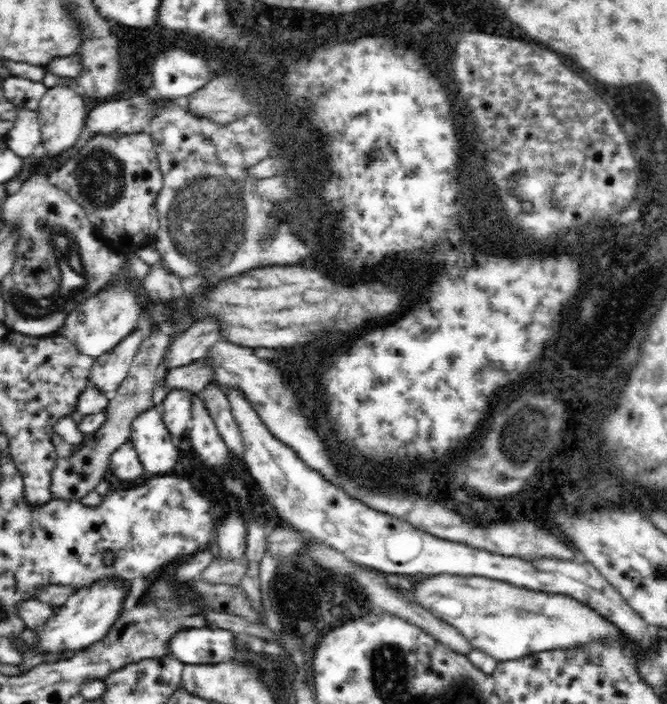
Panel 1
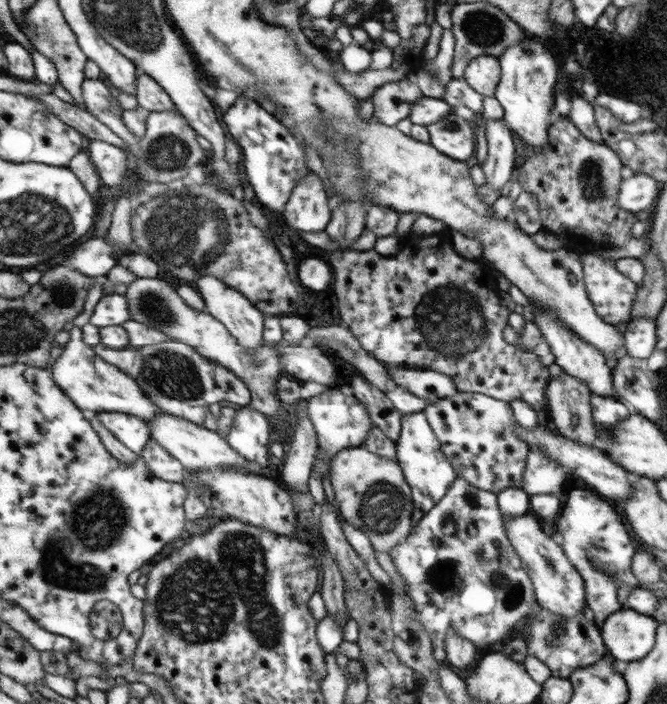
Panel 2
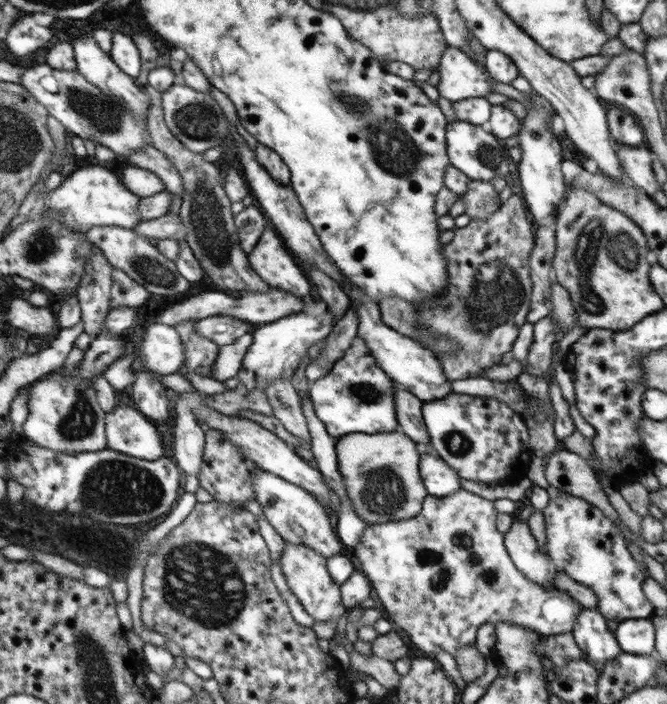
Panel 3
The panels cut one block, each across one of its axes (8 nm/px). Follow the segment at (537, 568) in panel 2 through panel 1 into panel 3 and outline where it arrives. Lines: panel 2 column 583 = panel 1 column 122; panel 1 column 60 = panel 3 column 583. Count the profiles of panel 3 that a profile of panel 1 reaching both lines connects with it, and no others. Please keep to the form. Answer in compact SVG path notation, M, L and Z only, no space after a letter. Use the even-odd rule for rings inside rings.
M582 607L571 633L578 648L599 665L622 652L615 633L608 628L606 617L599 610Z

